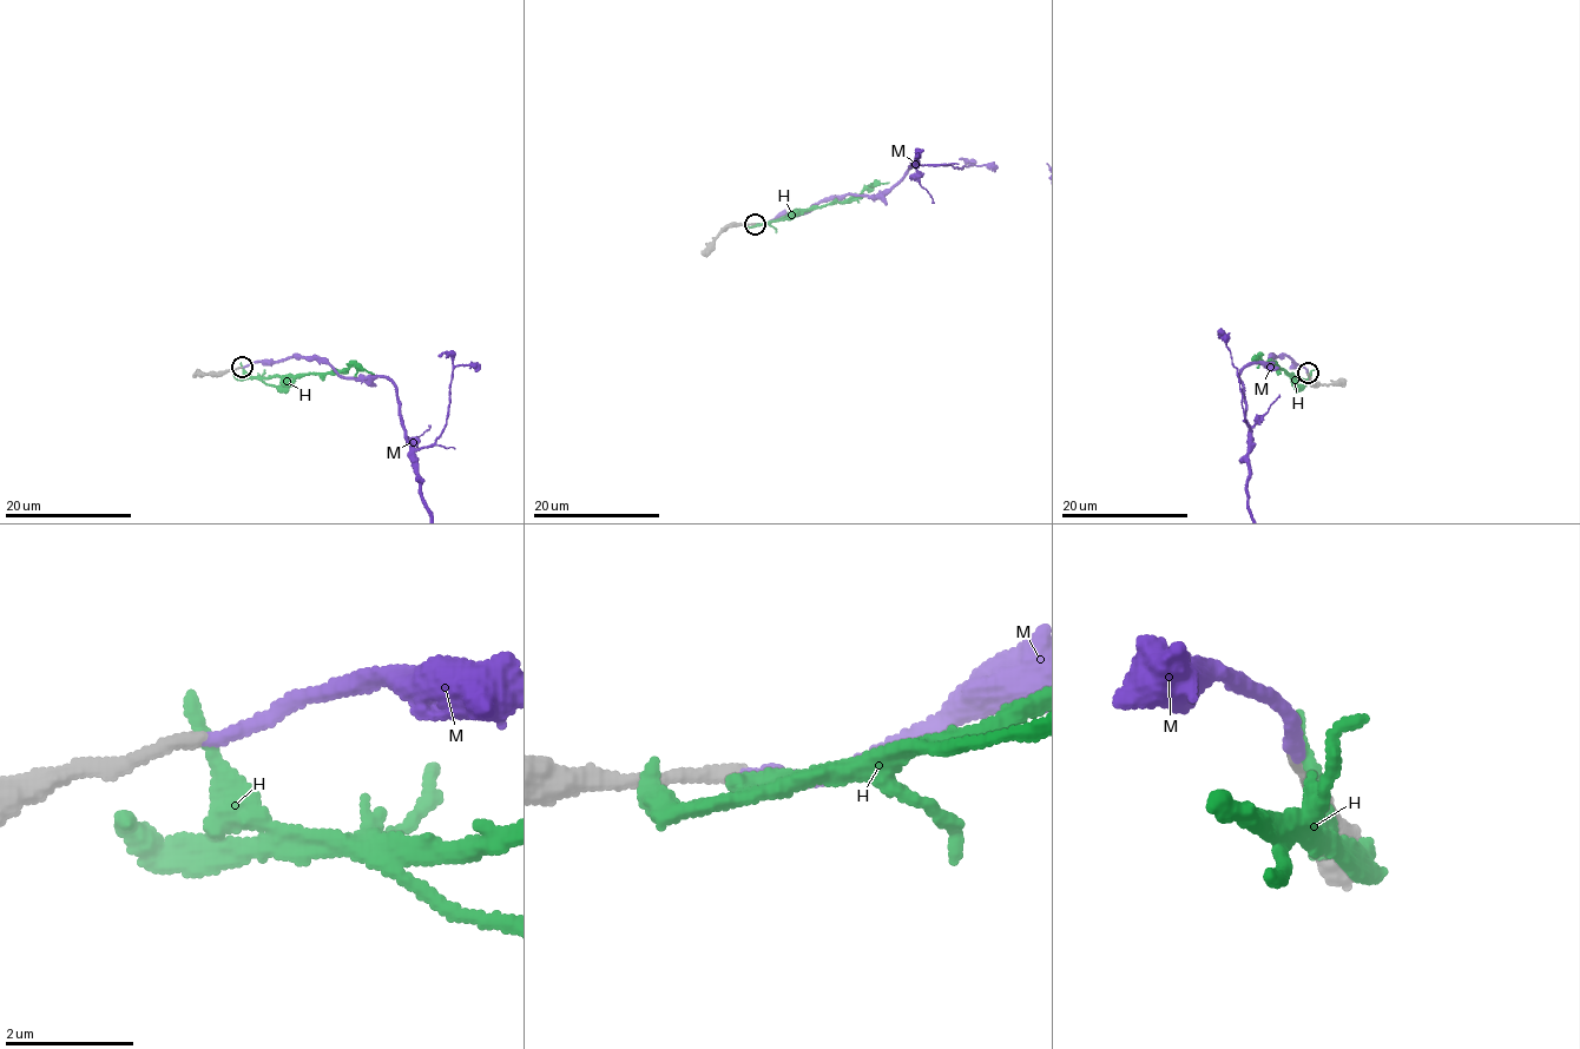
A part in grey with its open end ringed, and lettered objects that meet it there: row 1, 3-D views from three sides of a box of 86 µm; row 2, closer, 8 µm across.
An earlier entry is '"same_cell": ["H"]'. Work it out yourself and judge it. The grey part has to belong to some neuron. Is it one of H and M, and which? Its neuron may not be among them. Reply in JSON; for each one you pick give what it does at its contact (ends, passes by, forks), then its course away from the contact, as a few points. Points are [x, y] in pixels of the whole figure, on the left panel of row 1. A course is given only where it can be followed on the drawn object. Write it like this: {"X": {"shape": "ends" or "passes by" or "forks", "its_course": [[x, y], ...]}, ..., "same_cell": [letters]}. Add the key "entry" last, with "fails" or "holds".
{"M": {"shape": "ends"}, "same_cell": ["M"], "entry": "fails"}

